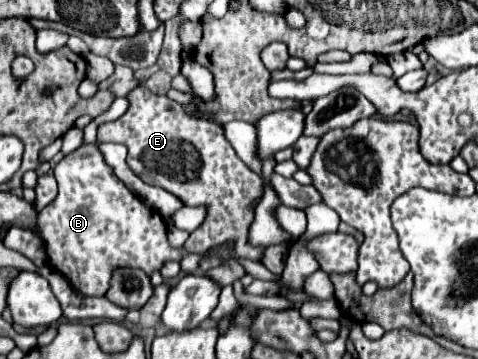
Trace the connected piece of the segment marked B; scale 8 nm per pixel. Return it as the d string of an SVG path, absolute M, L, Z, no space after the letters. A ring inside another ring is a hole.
M82 144L78 150L68 154L56 168L54 176L58 180L58 196L46 208L38 212L38 236L46 246L48 264L62 272L74 290L82 292L84 296L104 296L110 280L110 272L118 266L142 268L146 274L160 270L166 260L180 260L182 250L176 250L166 240L166 224L158 216L158 212L146 208L138 196L134 196L122 180L114 176L114 170L106 164L98 144Z

